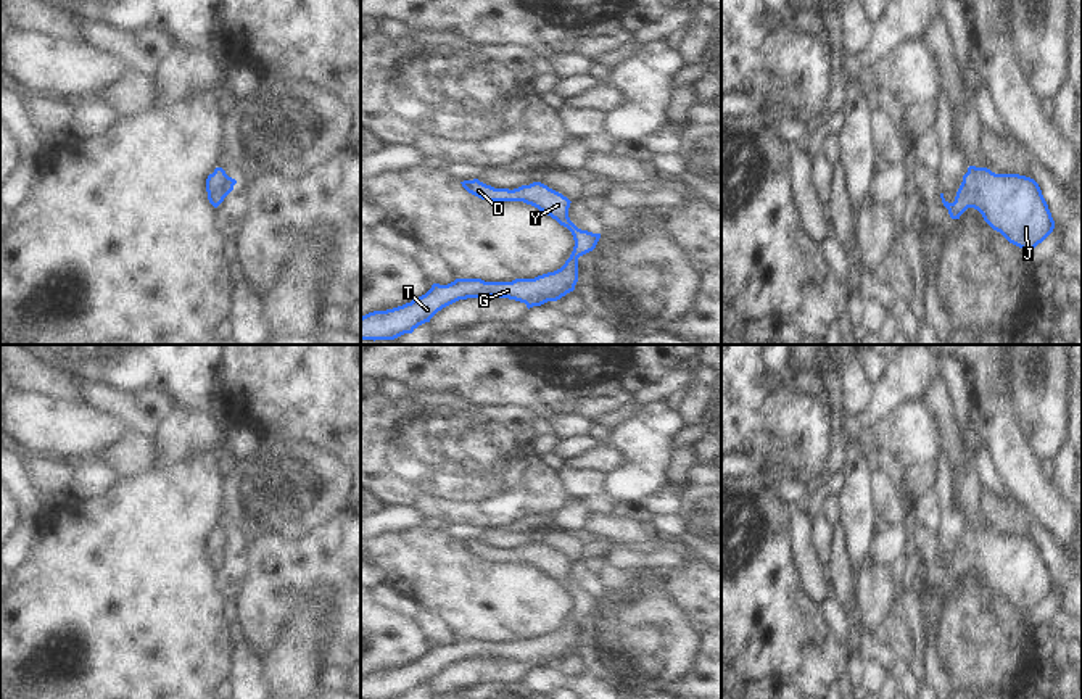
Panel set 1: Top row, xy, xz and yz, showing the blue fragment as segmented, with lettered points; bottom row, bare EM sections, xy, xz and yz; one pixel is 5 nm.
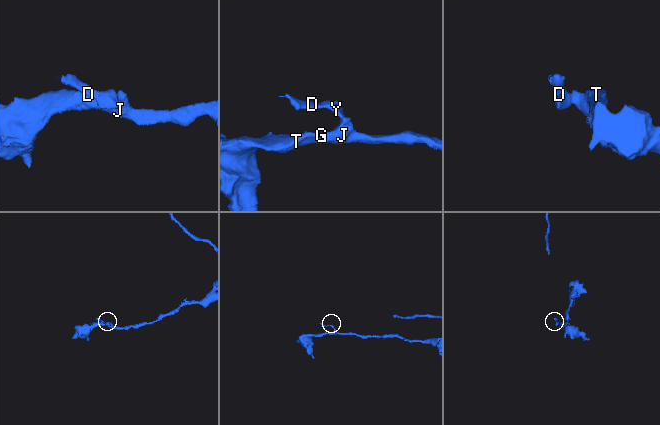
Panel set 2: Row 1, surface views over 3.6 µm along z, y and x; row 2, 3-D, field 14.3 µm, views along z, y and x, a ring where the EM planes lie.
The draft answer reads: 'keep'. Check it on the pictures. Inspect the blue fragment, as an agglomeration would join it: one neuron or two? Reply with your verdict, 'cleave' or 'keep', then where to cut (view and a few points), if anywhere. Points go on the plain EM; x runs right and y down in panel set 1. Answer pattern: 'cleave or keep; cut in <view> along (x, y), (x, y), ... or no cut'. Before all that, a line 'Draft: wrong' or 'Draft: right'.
Draft: right
keep; no cut

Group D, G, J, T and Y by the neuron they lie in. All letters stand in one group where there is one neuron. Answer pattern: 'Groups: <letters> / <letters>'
Groups: D G J T Y.

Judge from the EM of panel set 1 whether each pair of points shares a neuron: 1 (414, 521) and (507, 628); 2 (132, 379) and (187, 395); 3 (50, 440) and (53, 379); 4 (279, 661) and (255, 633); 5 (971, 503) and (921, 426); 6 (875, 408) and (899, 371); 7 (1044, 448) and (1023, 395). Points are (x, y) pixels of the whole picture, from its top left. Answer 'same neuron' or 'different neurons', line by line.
1: different neurons
2: same neuron
3: different neurons
4: different neurons
5: different neurons
6: same neuron
7: same neuron

